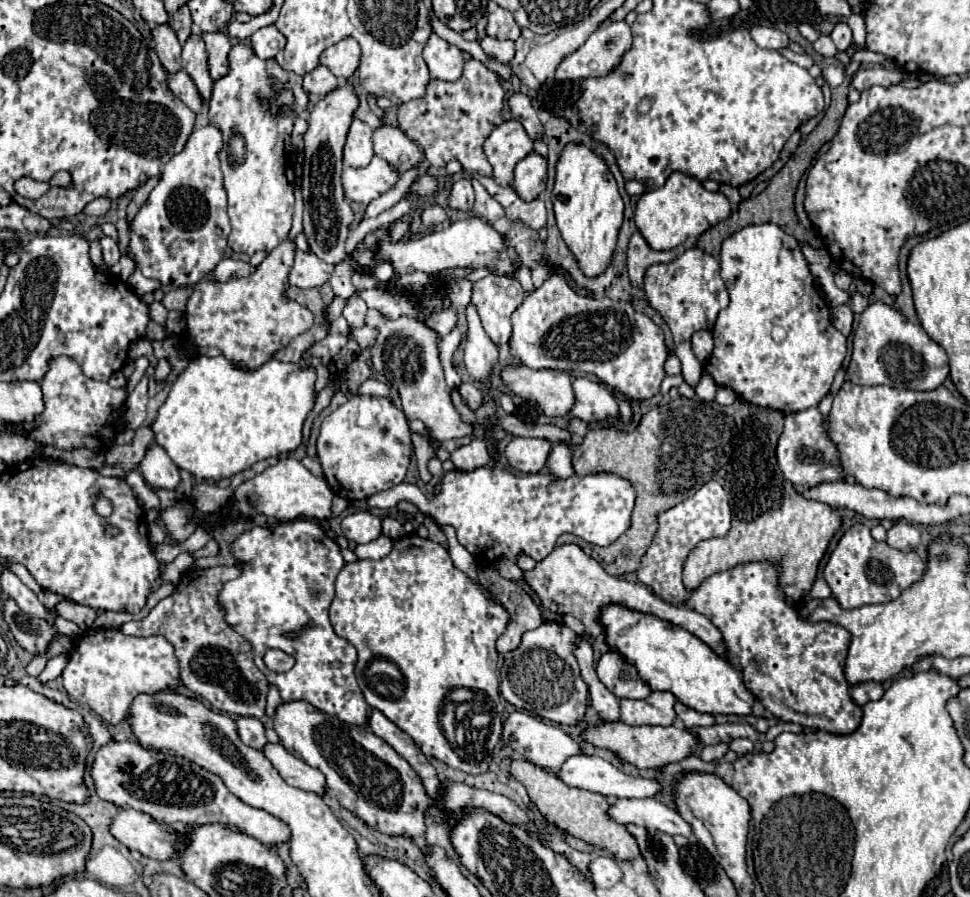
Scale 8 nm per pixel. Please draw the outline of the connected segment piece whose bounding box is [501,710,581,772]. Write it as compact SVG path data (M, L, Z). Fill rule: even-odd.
M511 712L507 716L507 720L503 722L503 744L509 746L511 750L519 752L525 760L531 760L533 764L541 766L541 768L549 768L553 772L559 770L559 766L563 764L563 760L567 760L567 756L575 756L581 752L579 744L575 740L571 740L571 736L567 736L559 726L553 724L545 724L543 720L529 716L525 712Z

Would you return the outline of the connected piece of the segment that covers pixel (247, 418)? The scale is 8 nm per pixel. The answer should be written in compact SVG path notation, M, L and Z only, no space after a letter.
M329 334L327 338L315 342L305 354L307 368L299 368L299 364L293 362L279 362L269 360L259 370L243 372L235 368L225 356L207 358L197 356L189 362L187 370L171 384L169 396L165 404L159 408L159 414L155 422L151 424L155 432L155 442L167 450L171 460L191 472L199 480L215 482L219 478L229 478L237 472L247 470L251 464L267 458L275 458L281 454L293 452L301 440L303 440L303 424L309 416L309 412L315 406L315 366L329 364L335 354L347 344L347 336L341 334Z

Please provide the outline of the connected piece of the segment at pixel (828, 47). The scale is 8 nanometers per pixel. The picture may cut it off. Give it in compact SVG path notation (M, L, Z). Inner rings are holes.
M823 34L819 40L813 42L813 50L821 56L835 56L837 54L837 48L835 48L831 36L827 36L827 34Z

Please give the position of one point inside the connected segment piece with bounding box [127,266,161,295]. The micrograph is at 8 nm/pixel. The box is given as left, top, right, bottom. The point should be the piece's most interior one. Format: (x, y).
(140, 284)

